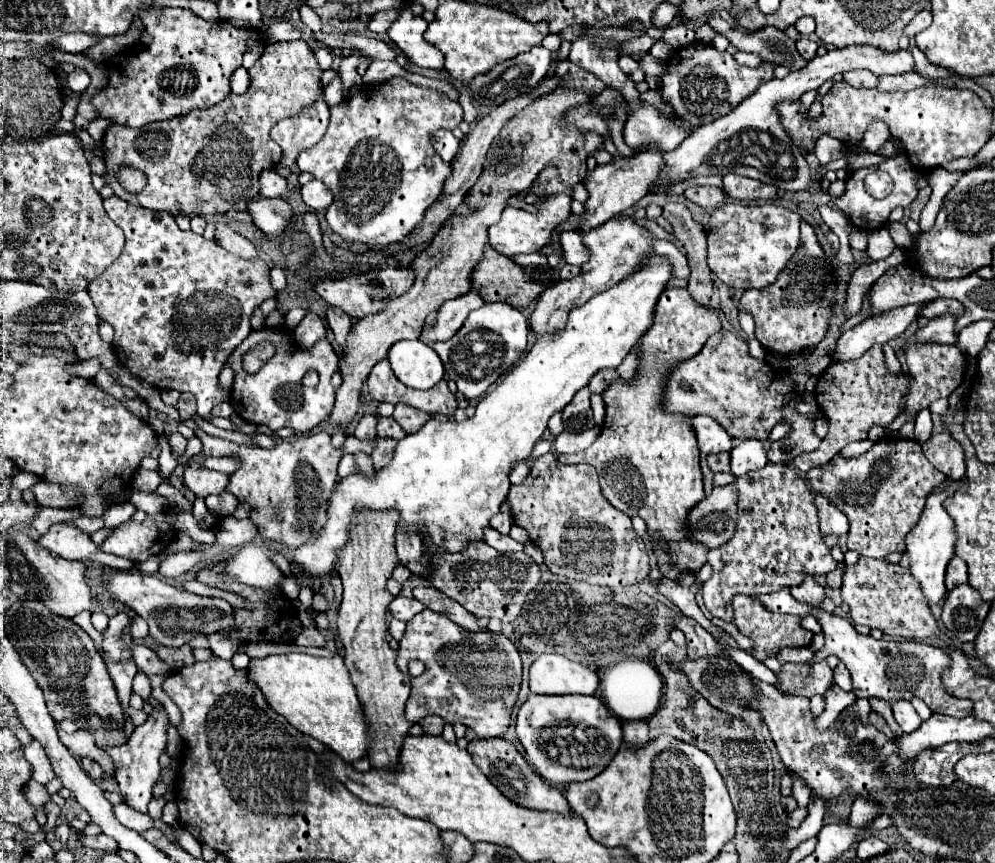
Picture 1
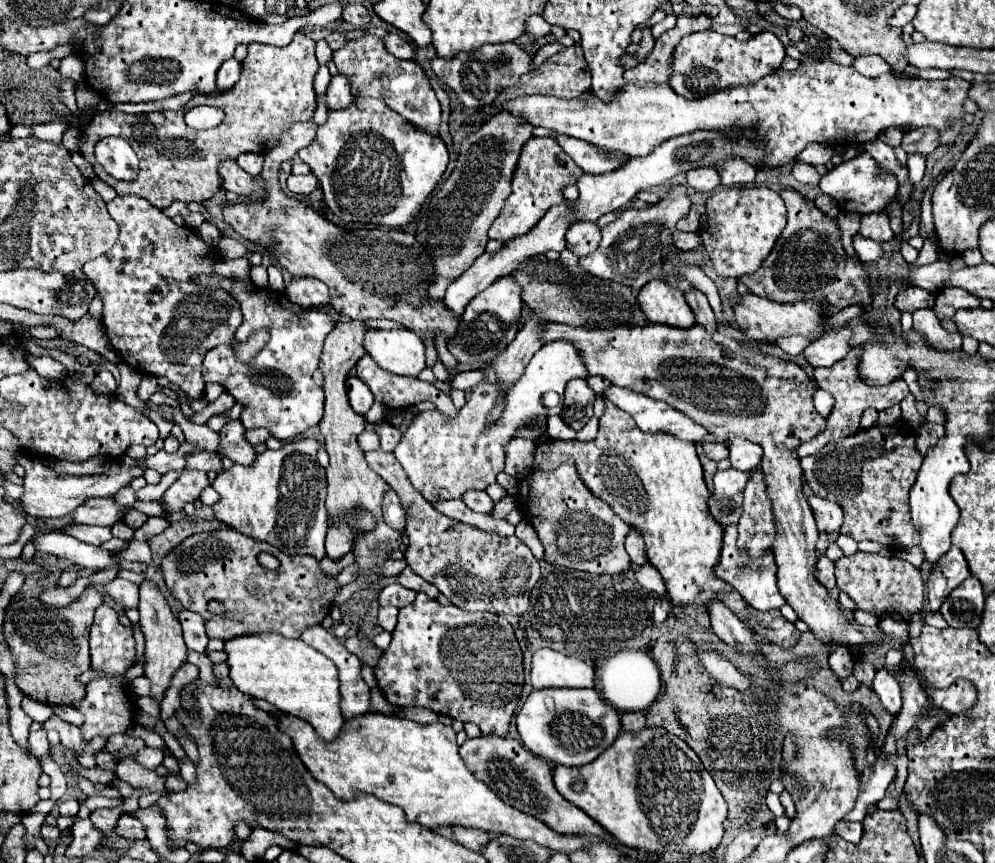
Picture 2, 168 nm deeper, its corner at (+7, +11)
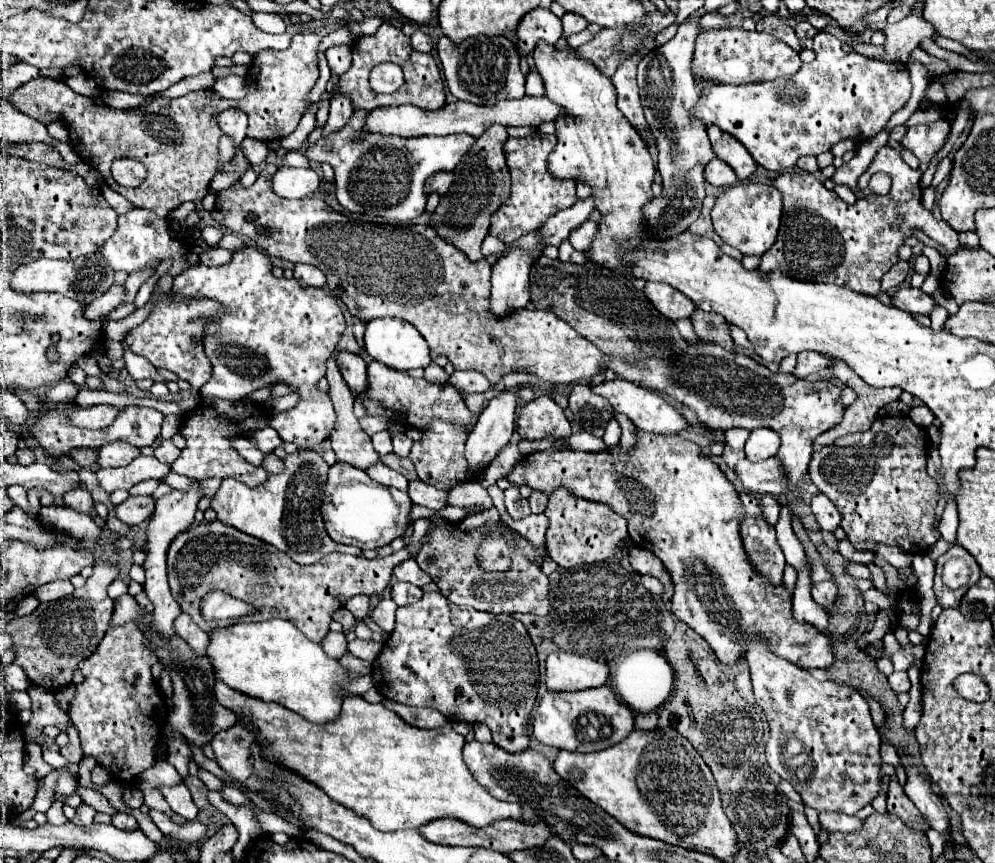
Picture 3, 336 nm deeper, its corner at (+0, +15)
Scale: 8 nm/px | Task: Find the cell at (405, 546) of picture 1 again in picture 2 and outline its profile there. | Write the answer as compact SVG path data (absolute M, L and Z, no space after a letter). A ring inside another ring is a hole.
M391 488L383 500L383 520L399 532L405 530L405 510L399 504L399 496Z

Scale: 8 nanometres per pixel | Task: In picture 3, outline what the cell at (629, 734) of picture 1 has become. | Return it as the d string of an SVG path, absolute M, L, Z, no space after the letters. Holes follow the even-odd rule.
M656 712L636 714L636 728L640 728L640 730L654 730L656 722L658 722L658 714Z

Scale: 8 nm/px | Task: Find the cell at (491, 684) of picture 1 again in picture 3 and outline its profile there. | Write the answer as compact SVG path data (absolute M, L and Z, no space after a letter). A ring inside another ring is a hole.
M426 592L416 604L398 608L396 628L384 642L372 674L376 690L388 700L406 706L434 708L450 722L486 724L494 736L494 744L506 752L522 752L528 748L530 736L526 734L526 726L536 702L540 670L536 648L524 624L510 614L462 608L446 600L440 592Z

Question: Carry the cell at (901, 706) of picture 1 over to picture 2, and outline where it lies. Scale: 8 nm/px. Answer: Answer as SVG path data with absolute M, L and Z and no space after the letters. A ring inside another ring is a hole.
M881 668L877 674L875 674L875 680L873 680L873 690L875 694L879 696L883 708L889 712L889 714L897 714L899 708L901 708L901 686L899 682L885 670Z

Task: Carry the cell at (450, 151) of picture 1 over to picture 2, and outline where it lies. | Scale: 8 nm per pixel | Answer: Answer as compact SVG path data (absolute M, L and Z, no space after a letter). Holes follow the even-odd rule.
M363 36L349 40L343 48L333 52L333 62L341 74L347 74L351 78L351 90L355 92L355 96L383 98L389 108L399 112L413 126L431 136L441 136L441 106L427 76L423 74L423 68L413 60L399 60L387 54L383 48L383 38Z

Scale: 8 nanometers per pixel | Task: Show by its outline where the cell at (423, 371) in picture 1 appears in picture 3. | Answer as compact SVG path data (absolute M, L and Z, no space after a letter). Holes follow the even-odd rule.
M376 318L366 322L366 350L368 354L390 366L390 368L398 368L398 370L410 370L410 368L426 368L430 364L430 354L428 354L428 344L422 338L422 334L418 334L418 330L400 318Z

